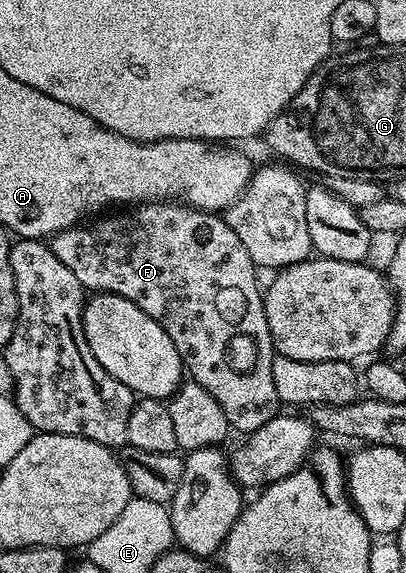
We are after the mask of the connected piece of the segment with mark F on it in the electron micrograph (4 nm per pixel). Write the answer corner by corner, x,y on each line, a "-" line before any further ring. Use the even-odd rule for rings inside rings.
177,201
139,203
134,207
112,212
110,215
100,216
91,223
91,226
87,226
87,223
80,223
71,229
62,229
60,233
56,233
54,237
50,238
49,244
53,255
57,255
57,259
61,259
61,263
65,263
65,267
69,267
69,271
73,271
73,275
77,275
84,290
91,293
121,295
125,299
129,299
129,303
137,303
137,307
141,311
145,311
145,315
149,315
149,319
156,321
165,331
165,335
169,335
169,339
173,339
173,347
177,347
177,355
181,355
184,370
189,374
190,380
205,387
205,391
209,391
209,395
213,395
213,399
217,399
217,403
221,403
221,411
225,411
227,424
234,432
236,429
239,435
246,435
257,431
257,427
265,427
265,423
269,423
269,419
273,419
277,415
278,409
275,408
280,408
281,405
277,387
273,387
273,359
277,354
275,344
272,343
269,335
269,323
265,319
264,290
261,285
259,289
259,281
255,278
256,263
249,255
249,251
245,251
245,243
241,243
241,239
237,239
237,235
233,235
233,227
229,227
218,212
194,209
192,205
185,205

